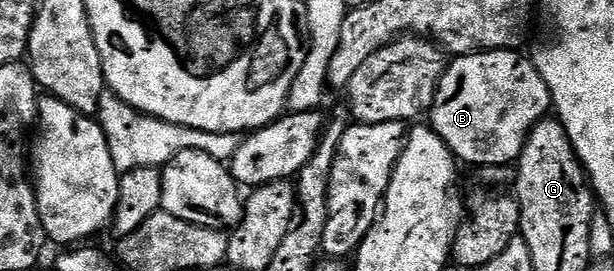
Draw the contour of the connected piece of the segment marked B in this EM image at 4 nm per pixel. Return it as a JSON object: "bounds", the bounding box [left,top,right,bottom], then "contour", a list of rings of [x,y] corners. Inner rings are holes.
{"bounds":[431,50,550,168],"contour":[[[486,50],[454,57],[446,65],[445,74],[439,80],[435,92],[431,125],[434,132],[445,141],[454,158],[462,163],[470,162],[474,168],[507,166],[516,163],[521,157],[529,134],[550,110],[547,84],[526,55],[524,58],[517,50]]]}

